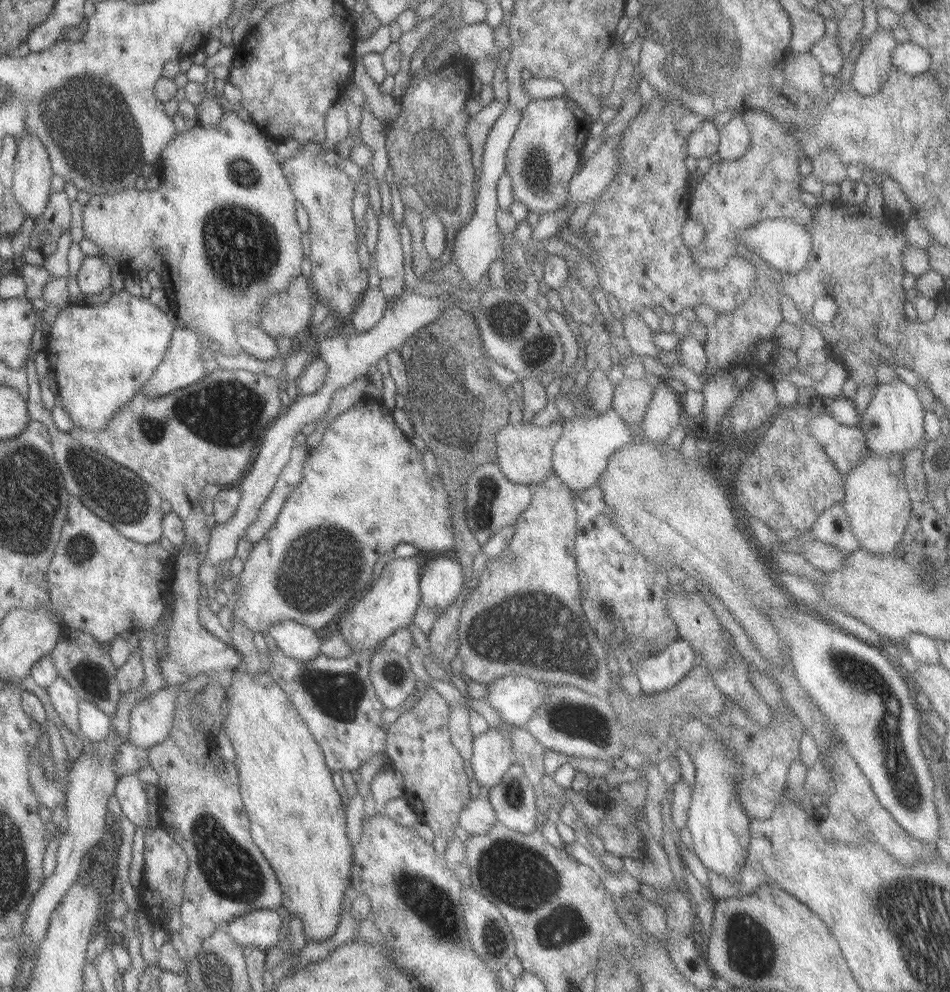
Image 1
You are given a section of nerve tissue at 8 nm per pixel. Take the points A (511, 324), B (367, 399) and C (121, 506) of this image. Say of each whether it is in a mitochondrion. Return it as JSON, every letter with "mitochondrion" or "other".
{"A":"mitochondrion","B":"other","C":"mitochondrion"}

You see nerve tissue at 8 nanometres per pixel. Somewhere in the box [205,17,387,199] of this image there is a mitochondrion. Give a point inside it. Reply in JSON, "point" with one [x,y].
{"point":[245,171]}

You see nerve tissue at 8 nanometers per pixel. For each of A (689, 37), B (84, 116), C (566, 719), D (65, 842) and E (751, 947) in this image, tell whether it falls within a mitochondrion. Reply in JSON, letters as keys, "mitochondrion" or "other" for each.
{"A":"mitochondrion","B":"mitochondrion","C":"mitochondrion","D":"other","E":"mitochondrion"}

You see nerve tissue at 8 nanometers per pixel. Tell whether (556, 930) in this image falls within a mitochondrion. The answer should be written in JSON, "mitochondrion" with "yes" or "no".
{"mitochondrion":"yes"}

